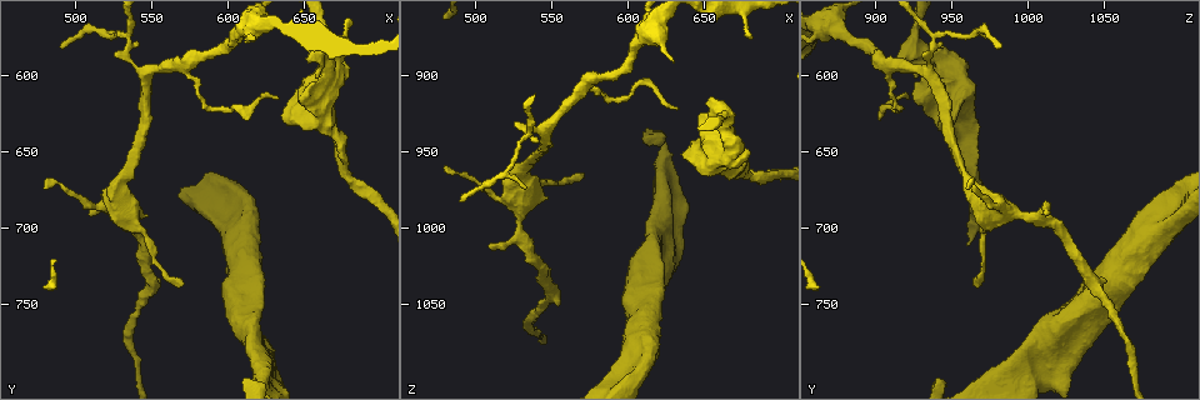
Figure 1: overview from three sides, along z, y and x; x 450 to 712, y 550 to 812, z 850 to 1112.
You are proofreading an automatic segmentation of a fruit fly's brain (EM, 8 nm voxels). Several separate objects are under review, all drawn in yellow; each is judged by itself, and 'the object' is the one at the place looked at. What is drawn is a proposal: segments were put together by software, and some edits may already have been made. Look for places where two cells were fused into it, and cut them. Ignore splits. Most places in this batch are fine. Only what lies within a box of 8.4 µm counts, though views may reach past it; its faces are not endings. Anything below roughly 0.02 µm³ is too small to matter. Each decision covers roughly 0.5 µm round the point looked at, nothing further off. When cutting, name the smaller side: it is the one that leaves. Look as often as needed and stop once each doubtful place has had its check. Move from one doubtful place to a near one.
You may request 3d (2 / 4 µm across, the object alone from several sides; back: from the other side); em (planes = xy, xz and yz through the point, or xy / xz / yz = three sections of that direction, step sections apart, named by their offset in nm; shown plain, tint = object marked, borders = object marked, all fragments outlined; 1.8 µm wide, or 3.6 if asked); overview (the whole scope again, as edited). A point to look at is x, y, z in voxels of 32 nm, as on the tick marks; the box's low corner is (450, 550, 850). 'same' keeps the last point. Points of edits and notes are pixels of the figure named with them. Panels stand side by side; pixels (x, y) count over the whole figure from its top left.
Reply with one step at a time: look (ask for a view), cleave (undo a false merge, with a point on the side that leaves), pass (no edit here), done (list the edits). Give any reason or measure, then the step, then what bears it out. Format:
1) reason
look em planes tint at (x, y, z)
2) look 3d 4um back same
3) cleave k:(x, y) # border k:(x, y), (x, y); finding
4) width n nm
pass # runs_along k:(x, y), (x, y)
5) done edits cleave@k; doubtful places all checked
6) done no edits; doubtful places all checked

arms part here
look em planes borders at (570, 594, 910)

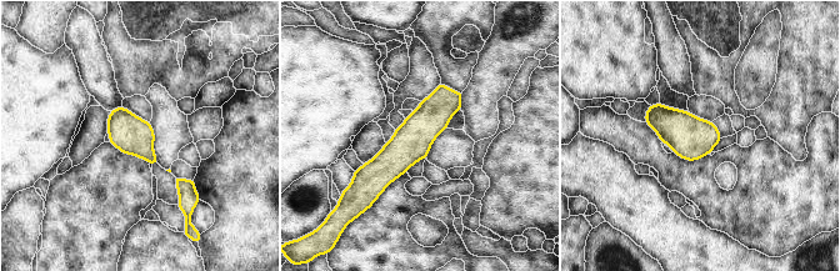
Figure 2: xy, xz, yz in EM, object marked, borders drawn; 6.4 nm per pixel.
width 240 nm
pass # continuous, no second cell

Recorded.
sharp bend
look em planes tint at (664, 578, 924)

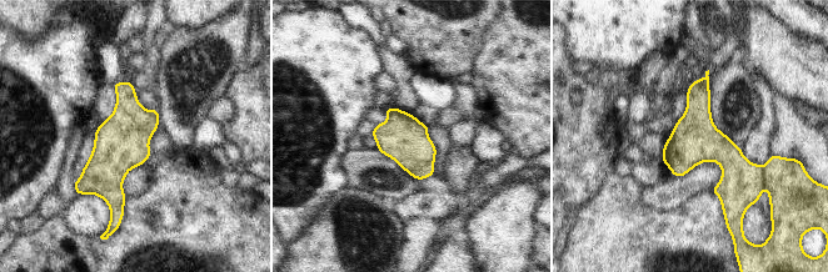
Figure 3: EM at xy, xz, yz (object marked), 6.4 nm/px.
pass # continuous, no second cell

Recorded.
closes a loop
look em xy step 16 tint at (666, 636, 968)

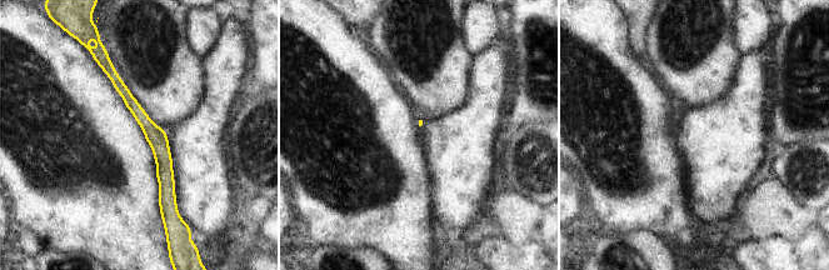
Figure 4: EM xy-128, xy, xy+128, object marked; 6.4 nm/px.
cut it another way
look em planes tint same

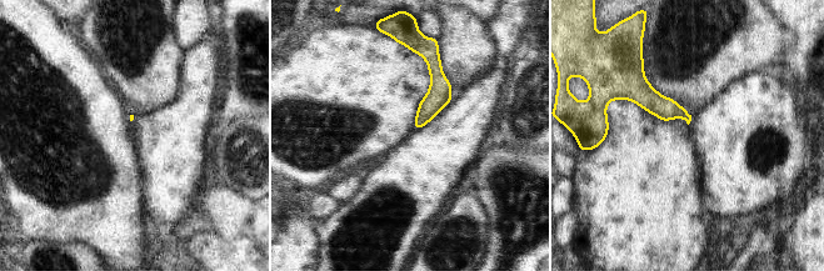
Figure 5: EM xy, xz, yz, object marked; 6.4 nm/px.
width 30 nm
pass # one cell here

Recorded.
done no edits; doubtful places all checked

